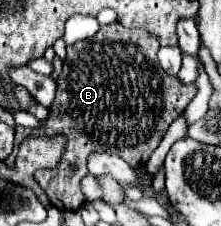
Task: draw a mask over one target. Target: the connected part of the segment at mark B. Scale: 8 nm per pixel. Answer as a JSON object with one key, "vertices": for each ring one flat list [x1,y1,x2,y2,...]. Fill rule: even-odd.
{"vertices":[[119,22,101,26,99,32,83,42,75,42,73,48,67,46,67,58,63,64,63,72,57,78,55,100,49,108,47,120,37,128,41,134,65,134,67,148,55,170,37,170,35,180,45,188,49,200,59,210,79,210,85,204,85,194,81,190,81,180,87,176,87,158,93,152,107,152,123,158,131,166,143,168,165,136,169,124,185,110,185,106,193,100,197,86,181,84,175,76,165,74,157,62,159,42,147,34,145,30,125,28],[71,164,77,164,79,170,71,172]]}

